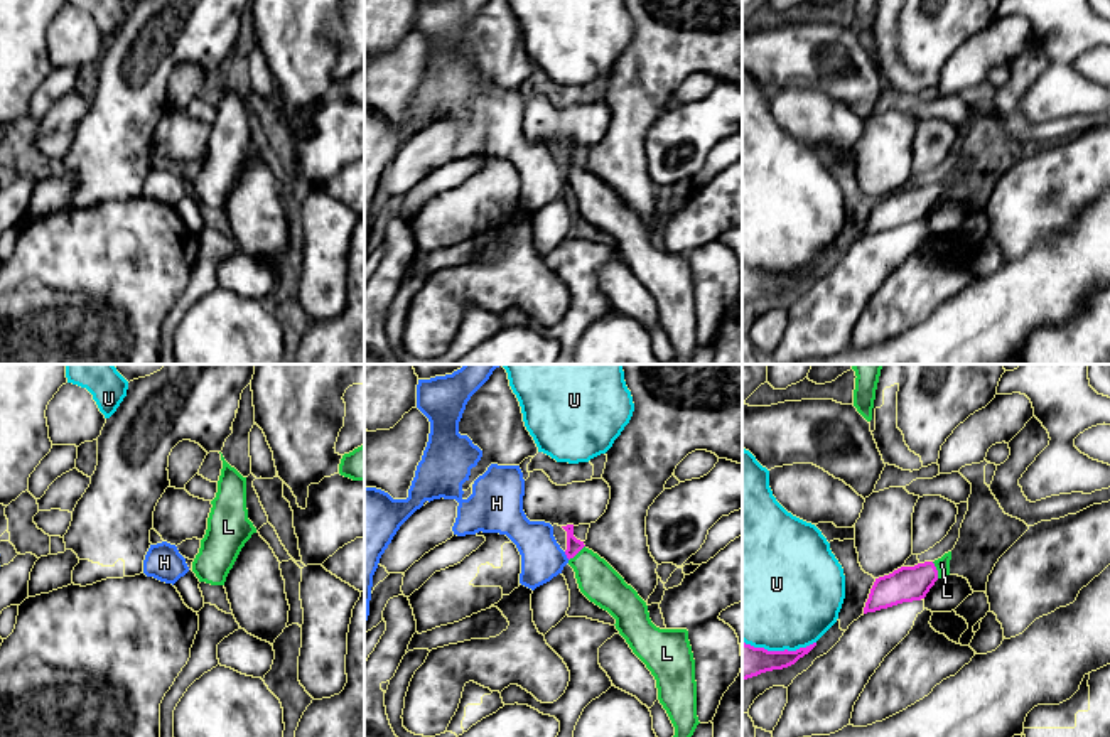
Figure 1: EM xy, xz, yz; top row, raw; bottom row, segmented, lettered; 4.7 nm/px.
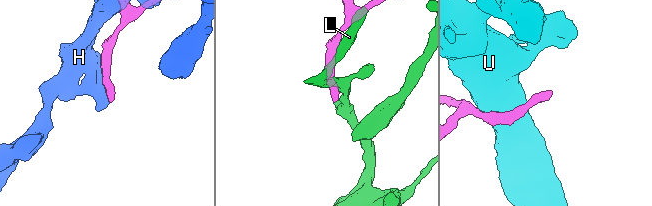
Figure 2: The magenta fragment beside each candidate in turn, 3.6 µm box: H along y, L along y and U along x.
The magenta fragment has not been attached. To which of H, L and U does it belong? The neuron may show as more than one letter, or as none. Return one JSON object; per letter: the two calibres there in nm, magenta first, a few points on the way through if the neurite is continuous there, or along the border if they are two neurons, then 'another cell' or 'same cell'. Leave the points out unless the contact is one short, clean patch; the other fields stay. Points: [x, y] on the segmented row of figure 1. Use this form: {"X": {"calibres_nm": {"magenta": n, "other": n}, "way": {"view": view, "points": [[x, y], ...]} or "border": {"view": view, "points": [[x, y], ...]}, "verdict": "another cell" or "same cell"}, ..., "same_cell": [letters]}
{"H": {"calibres_nm": {"magenta": 70, "other": 200}, "verdict": "another cell"}, "L": {"calibres_nm": {"magenta": 70, "other": 190}, "way": {"view": "xz", "points": [[574, 545], [576, 554], [598, 580]]}, "verdict": "same cell"}, "U": {"calibres_nm": {"magenta": 170, "other": 480}, "verdict": "another cell"}, "same_cell": ["L"]}

